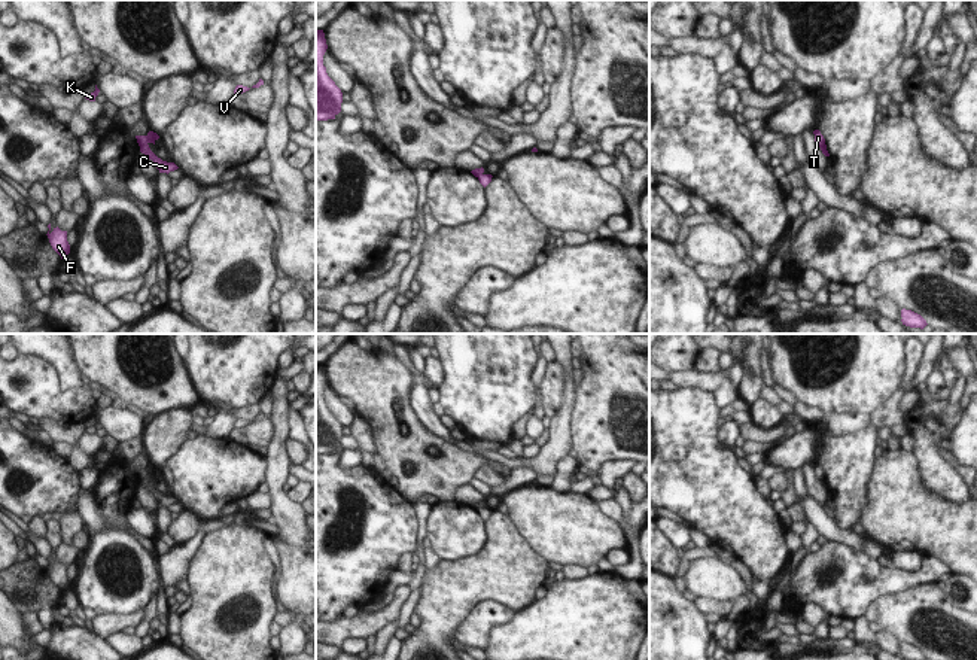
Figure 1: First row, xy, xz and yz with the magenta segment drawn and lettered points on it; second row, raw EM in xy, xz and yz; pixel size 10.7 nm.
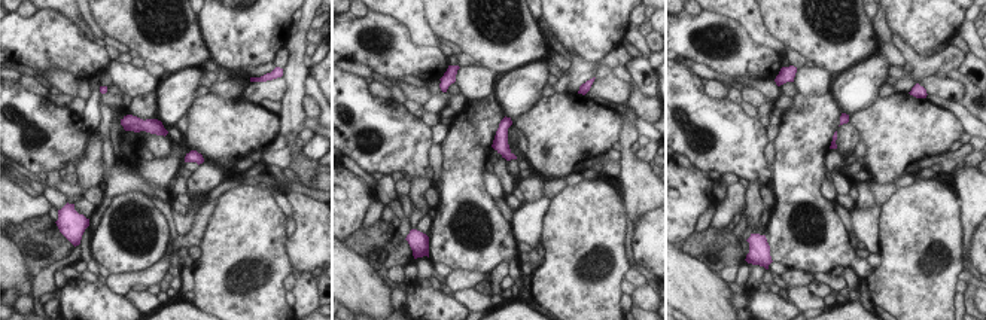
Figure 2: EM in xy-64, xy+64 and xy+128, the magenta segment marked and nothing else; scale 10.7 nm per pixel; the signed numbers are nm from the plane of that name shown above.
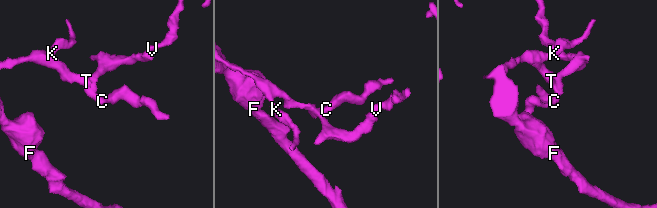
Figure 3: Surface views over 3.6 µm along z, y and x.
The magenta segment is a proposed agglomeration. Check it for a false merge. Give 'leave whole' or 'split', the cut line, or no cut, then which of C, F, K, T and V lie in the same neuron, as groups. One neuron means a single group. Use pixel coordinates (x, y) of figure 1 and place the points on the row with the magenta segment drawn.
split | xy (148, 136), (148, 140), (139, 145) | C V / F K T

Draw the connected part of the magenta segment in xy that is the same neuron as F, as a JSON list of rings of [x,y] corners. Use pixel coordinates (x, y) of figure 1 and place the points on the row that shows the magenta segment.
[[[51,223],[48,225],[48,238],[52,246],[52,249],[63,258],[66,258],[70,253],[70,244],[67,241],[67,231],[61,231],[58,226],[51,228]]]

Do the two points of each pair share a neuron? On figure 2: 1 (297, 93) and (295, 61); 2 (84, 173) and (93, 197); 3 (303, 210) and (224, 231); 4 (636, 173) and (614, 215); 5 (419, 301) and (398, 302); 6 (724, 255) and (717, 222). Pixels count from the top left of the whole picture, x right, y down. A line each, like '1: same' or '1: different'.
1: same
2: different
3: different
4: different
5: different
6: different

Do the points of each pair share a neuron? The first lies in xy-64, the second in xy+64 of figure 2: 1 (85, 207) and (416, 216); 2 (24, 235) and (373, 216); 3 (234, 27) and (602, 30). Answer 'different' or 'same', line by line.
1: same
2: different
3: same

